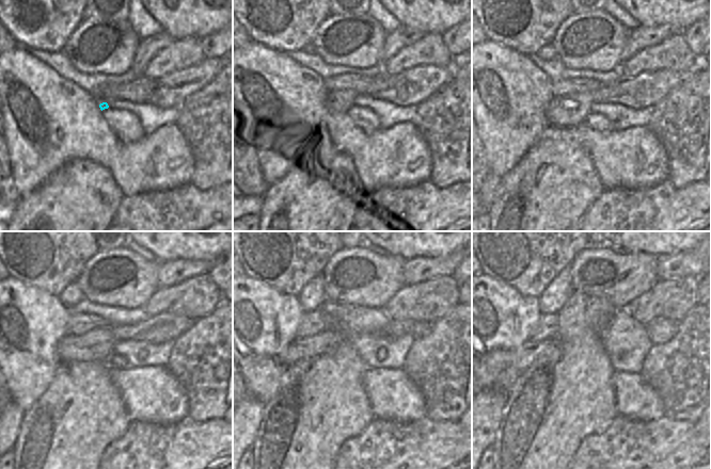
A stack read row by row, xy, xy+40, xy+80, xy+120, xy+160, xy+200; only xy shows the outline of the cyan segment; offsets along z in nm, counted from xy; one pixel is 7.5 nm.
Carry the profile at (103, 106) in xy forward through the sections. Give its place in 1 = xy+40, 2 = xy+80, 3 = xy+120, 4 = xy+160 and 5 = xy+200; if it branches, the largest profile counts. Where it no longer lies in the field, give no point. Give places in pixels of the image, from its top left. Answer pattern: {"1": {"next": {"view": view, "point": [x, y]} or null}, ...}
{"1": {"next": {"view": "xy+40", "point": [338, 102]}}, "2": {"next": {"view": "xy+80", "point": [647, 89]}}, "3": {"next": {"view": "xy+120", "point": [96, 345]}}, "4": {"next": {"view": "xy+160", "point": [326, 343]}}, "5": {"next": {"view": "xy+200", "point": [494, 362]}}}

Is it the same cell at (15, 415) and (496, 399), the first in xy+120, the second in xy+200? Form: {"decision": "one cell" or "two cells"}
{"decision": "one cell"}

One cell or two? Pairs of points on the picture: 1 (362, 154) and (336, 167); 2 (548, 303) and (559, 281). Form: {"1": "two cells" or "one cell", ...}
{"1": "two cells", "2": "one cell"}

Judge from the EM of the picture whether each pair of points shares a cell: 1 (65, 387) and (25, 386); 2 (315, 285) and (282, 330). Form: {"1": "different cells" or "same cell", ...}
{"1": "different cells", "2": "different cells"}

